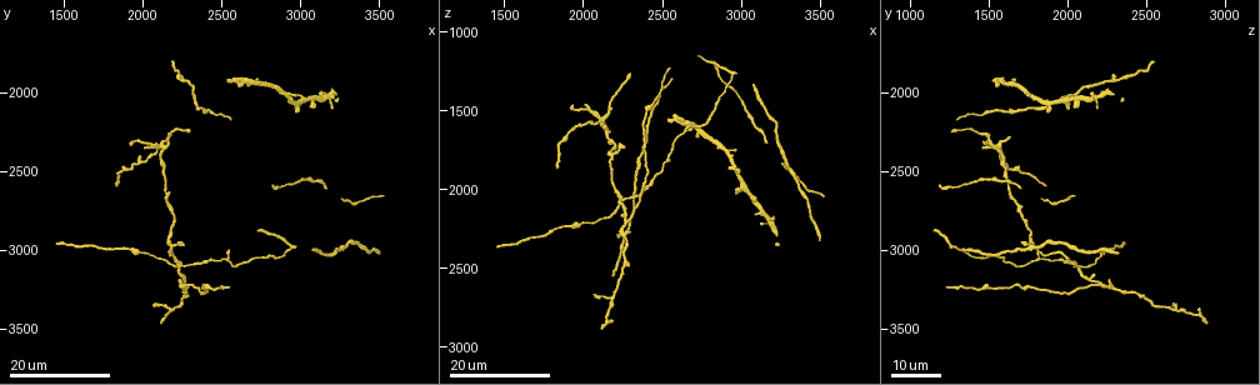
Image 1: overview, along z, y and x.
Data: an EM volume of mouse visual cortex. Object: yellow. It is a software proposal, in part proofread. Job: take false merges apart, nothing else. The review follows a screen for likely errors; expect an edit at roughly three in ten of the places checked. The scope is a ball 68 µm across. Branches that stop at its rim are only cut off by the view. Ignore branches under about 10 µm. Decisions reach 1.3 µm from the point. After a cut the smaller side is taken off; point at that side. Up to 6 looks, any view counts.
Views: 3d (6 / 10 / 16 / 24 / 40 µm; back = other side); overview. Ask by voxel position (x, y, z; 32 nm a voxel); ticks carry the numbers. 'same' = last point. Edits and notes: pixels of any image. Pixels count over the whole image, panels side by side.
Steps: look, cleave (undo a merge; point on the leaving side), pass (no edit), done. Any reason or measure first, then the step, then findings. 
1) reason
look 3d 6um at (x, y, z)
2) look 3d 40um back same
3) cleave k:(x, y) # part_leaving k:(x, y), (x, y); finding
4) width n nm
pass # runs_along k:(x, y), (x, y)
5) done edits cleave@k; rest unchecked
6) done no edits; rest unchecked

three-way junction
look 3d 16um at (2260, 3220, 2220)

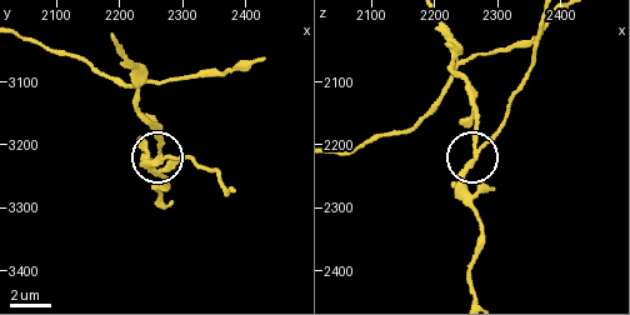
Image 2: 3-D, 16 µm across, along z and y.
closer look
look 3d 6um at (2270, 3220, 2210)

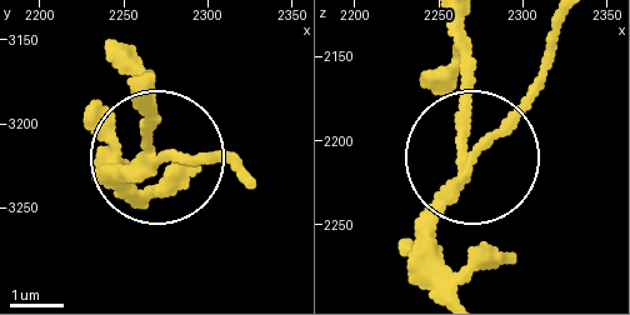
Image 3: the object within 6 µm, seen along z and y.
side_arm 27 um
cleave 3:(194, 160) # part_leaving 3:(141, 173), (240, 173); two neurons meet here

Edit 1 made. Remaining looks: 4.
small branch off a trunk
look 3d 24um at (2220, 3100, 2080)

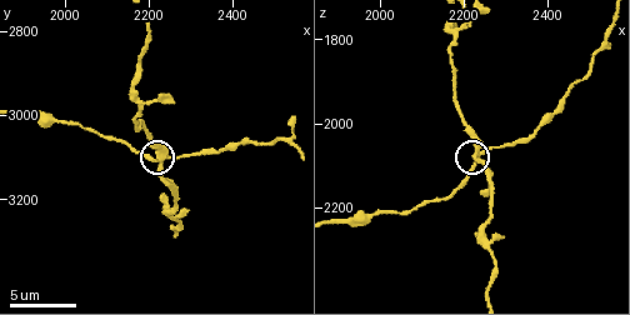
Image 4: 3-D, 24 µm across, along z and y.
closer look
look 3d 10um same

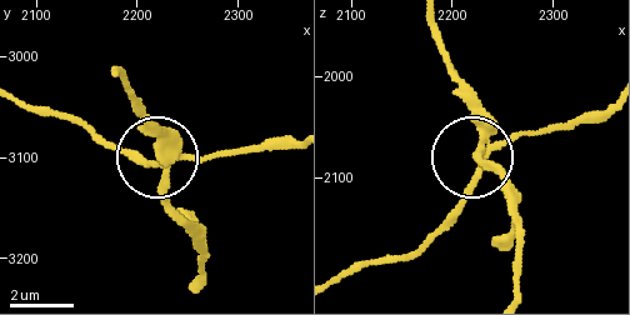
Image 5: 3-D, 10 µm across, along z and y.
look 3d 6um same

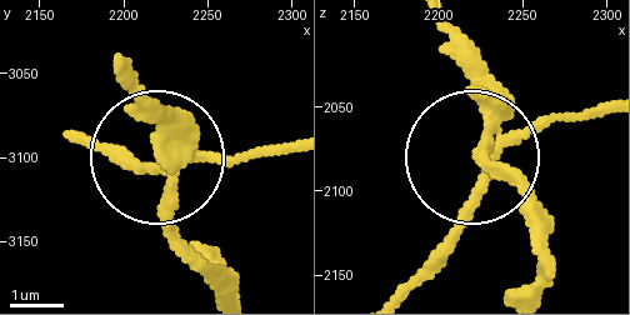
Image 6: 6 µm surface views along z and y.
arms 4
pass # all the same neuron

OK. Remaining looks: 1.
done edits cleave@3; rest unchecked

